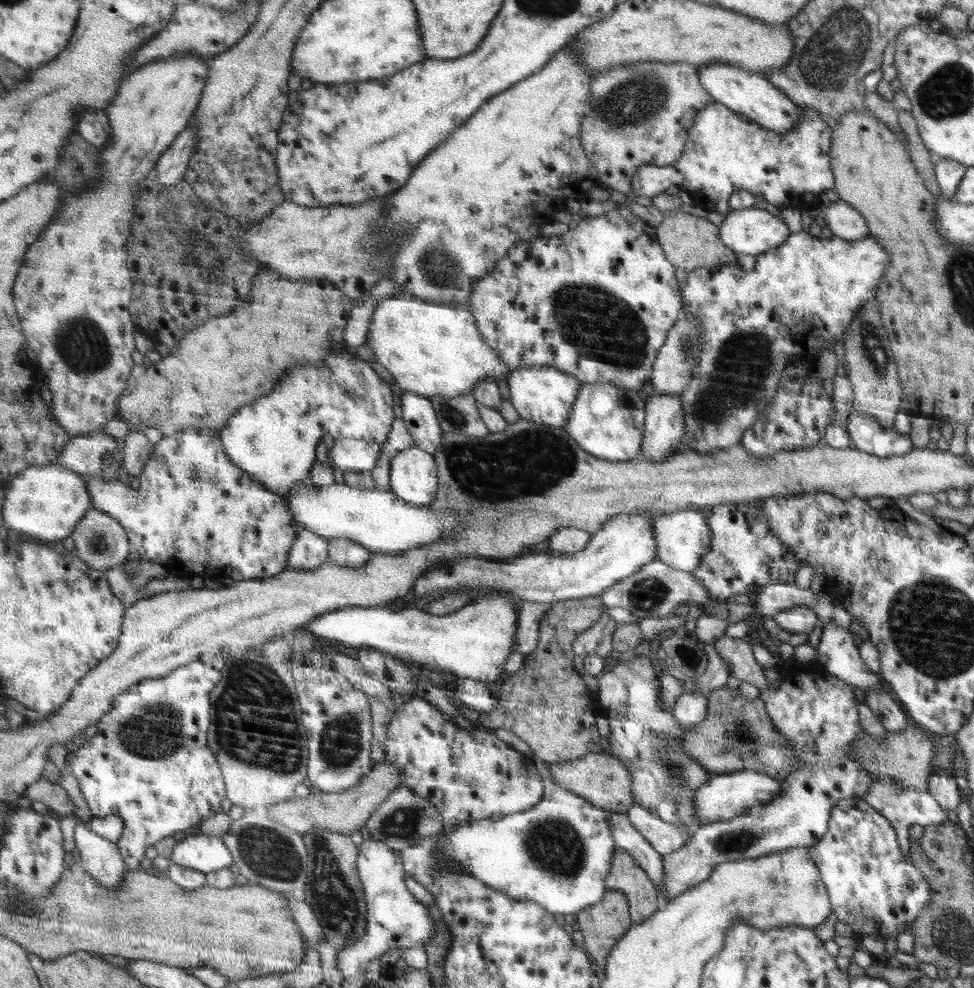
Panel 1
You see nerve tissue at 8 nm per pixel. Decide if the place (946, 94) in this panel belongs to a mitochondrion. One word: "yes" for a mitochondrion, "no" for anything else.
yes

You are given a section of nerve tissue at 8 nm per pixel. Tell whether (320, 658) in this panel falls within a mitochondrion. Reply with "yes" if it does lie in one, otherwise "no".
no

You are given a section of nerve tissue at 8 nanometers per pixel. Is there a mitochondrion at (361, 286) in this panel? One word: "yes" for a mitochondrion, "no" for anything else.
no

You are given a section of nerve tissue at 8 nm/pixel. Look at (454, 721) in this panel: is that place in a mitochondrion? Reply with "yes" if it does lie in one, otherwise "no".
no

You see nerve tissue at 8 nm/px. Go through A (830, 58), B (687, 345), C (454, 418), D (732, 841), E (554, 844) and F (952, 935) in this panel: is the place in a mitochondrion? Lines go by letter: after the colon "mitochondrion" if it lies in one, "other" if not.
A: mitochondrion
B: mitochondrion
C: mitochondrion
D: mitochondrion
E: mitochondrion
F: mitochondrion

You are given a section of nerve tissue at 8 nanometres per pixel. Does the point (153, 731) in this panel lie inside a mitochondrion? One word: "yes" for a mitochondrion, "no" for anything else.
yes

